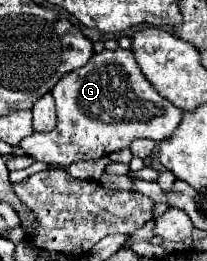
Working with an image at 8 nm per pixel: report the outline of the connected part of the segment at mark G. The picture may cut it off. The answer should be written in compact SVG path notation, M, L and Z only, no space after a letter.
M103 50L99 54L93 54L91 60L81 66L79 70L67 72L57 86L51 90L55 104L57 104L57 126L55 130L41 134L33 132L31 136L23 138L21 148L27 156L33 156L39 162L45 164L59 164L59 166L71 166L81 160L97 160L101 156L107 156L111 152L127 148L135 138L151 138L155 142L165 140L181 122L183 110L173 106L169 100L161 98L155 88L149 84L149 80L139 72L139 66L135 66L135 58L131 50Z

